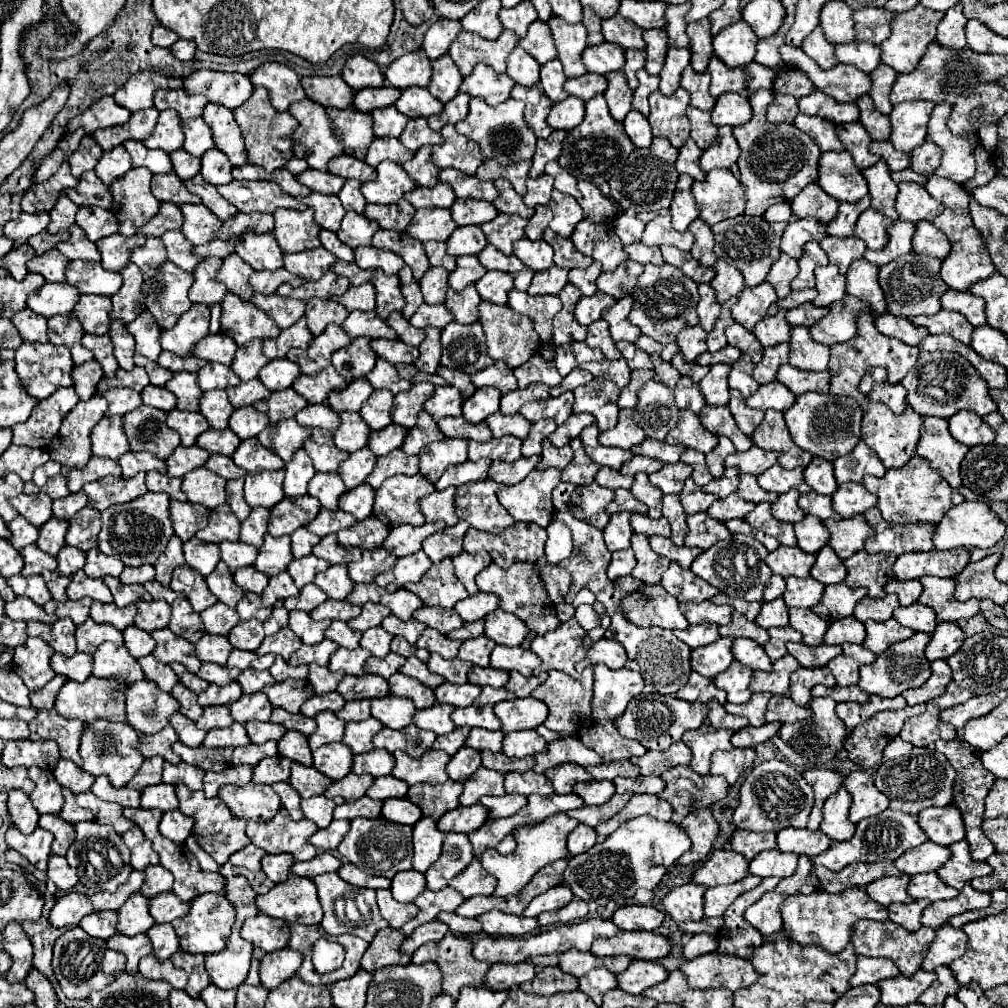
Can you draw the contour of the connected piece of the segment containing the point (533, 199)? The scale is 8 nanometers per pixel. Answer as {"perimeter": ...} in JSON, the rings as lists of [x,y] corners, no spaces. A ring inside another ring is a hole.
{"perimeter":[[[542,173],[540,177],[536,179],[528,179],[526,185],[528,185],[528,193],[524,195],[524,203],[528,207],[536,207],[536,205],[548,205],[550,201],[550,193],[552,193],[552,177],[548,177],[546,173]]]}

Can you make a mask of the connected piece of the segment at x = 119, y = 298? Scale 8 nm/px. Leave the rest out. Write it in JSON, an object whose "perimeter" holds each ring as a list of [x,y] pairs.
{"perimeter":[[[128,263],[120,271],[120,275],[124,279],[124,283],[122,283],[120,291],[112,295],[110,317],[120,319],[122,323],[130,323],[144,309],[144,297],[140,293],[140,285],[142,285],[144,277],[142,277],[140,267],[134,263]]]}

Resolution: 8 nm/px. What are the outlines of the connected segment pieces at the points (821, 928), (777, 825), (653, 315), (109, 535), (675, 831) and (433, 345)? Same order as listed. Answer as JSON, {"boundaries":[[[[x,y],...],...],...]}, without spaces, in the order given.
{"boundaries":[[[[860,887],[846,889],[842,895],[832,895],[826,891],[816,891],[812,895],[792,895],[786,897],[780,905],[780,913],[784,917],[784,933],[788,939],[798,941],[800,945],[818,945],[828,953],[840,953],[850,939],[852,925],[858,919],[872,919],[872,921],[886,921],[888,909],[868,897],[868,893]]],[[[764,761],[752,769],[740,787],[740,803],[734,809],[732,823],[738,829],[748,829],[756,833],[772,831],[778,833],[786,827],[806,827],[810,809],[814,805],[814,791],[804,781],[802,773],[784,761]]],[[[652,263],[644,265],[644,273],[638,277],[638,285],[632,297],[634,307],[630,311],[630,323],[638,325],[644,335],[656,339],[658,343],[672,343],[684,327],[698,325],[698,285],[690,277],[686,277],[678,267],[656,267]]],[[[146,493],[128,503],[112,505],[102,511],[102,531],[98,535],[98,549],[106,555],[118,557],[128,567],[140,567],[144,563],[154,565],[160,553],[164,553],[168,539],[174,535],[168,517],[170,497],[164,493]]],[[[642,815],[622,823],[610,837],[606,837],[604,843],[596,843],[590,851],[572,857],[564,871],[564,883],[570,887],[572,881],[572,893],[586,903],[594,901],[600,909],[596,913],[602,919],[610,919],[616,909],[632,903],[636,889],[654,889],[668,867],[674,865],[690,845],[692,843],[680,825]]],[[[426,327],[426,339],[420,343],[420,357],[416,359],[414,367],[426,373],[434,373],[440,361],[440,329]]]]}

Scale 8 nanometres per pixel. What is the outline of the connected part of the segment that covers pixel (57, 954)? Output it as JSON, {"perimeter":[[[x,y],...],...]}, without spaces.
{"perimeter":[[[74,927],[66,931],[56,943],[54,943],[54,975],[68,999],[88,999],[92,991],[104,989],[114,981],[114,977],[124,971],[126,957],[118,951],[110,951],[106,947],[106,941],[94,939],[88,933],[84,933],[80,927]]]}

